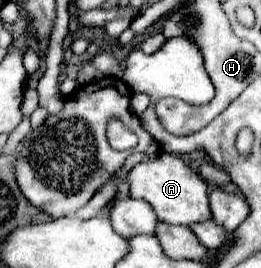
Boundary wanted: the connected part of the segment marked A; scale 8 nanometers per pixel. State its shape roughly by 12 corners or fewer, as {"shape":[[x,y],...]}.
{"shape":[[162,152],[128,172],[160,222],[210,220],[206,182]]}

